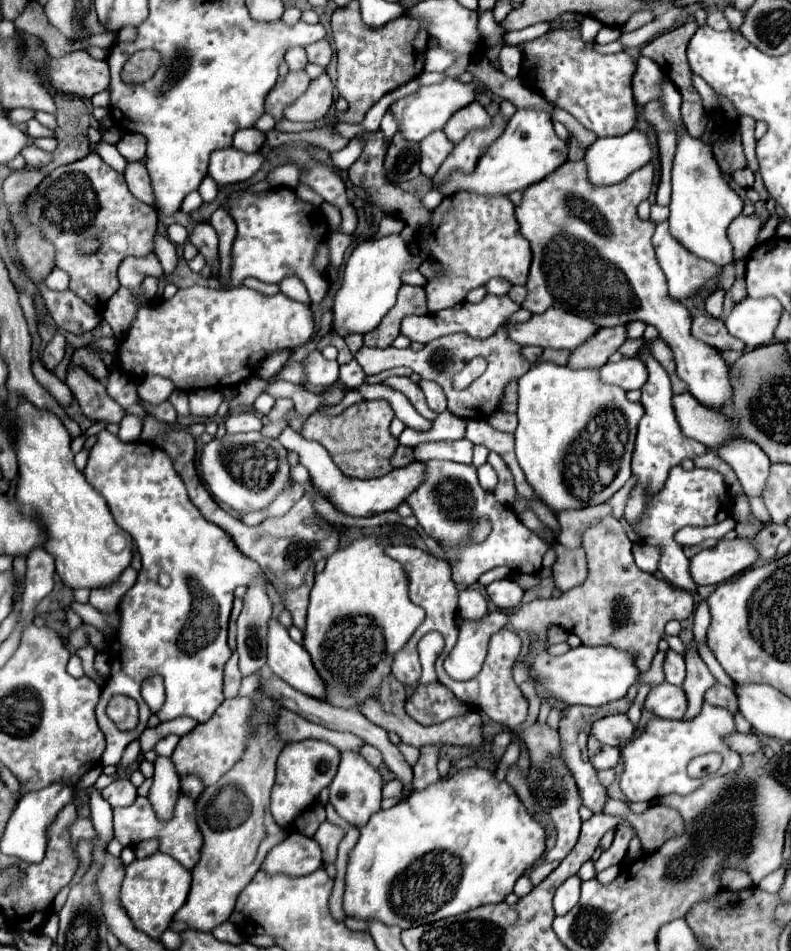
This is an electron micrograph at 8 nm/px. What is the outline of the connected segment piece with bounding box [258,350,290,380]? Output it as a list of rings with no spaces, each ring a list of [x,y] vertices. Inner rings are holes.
[[[278,350],[278,352],[274,352],[272,356],[268,356],[268,358],[260,364],[260,368],[258,368],[258,376],[264,378],[264,380],[272,378],[274,374],[280,372],[280,368],[282,368],[284,362],[288,360],[288,356],[290,356],[290,350]]]

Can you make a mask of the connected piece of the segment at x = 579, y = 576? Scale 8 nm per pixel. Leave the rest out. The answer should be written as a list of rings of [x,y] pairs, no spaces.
[[[560,542],[554,544],[556,550],[556,564],[552,566],[554,584],[558,590],[566,592],[576,588],[580,582],[586,580],[586,556],[584,548],[564,548]]]

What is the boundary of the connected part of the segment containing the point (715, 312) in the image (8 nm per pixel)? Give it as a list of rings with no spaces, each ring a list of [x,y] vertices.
[[[714,290],[706,302],[704,302],[704,308],[706,312],[712,316],[712,318],[720,318],[722,314],[722,300],[724,300],[724,290]]]

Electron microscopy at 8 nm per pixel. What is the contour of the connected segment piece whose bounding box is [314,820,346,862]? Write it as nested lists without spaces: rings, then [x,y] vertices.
[[[322,822],[318,832],[314,834],[314,840],[320,844],[322,852],[324,852],[324,862],[334,862],[336,860],[336,850],[340,840],[344,838],[346,830],[342,826],[336,826],[332,822]]]

